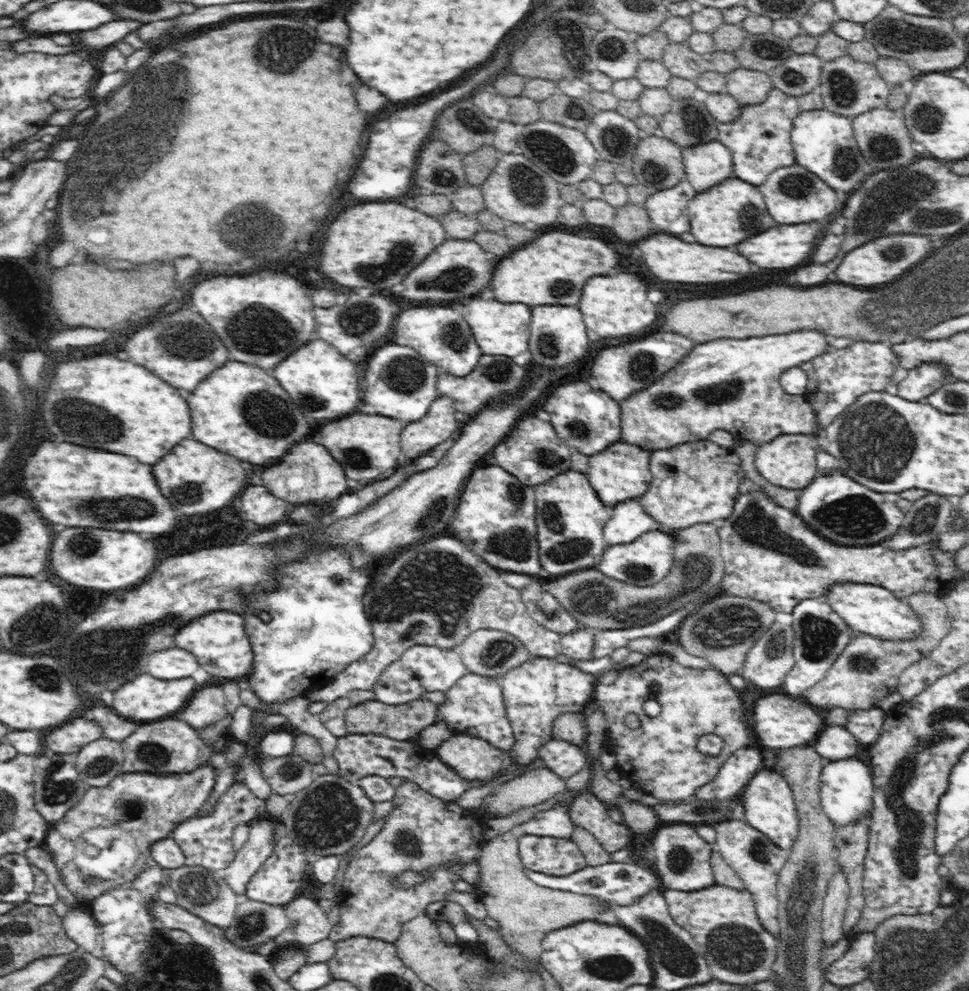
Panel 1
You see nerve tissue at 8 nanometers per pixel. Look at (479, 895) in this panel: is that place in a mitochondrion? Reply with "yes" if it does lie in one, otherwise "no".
no

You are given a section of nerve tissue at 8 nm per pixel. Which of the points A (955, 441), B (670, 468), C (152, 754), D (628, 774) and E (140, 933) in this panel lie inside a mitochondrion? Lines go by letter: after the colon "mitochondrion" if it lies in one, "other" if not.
A: other
B: mitochondrion
C: mitochondrion
D: other
E: other

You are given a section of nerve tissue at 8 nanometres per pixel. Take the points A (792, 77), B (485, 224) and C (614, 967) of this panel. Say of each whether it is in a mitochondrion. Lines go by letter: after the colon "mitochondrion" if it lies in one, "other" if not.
A: mitochondrion
B: other
C: mitochondrion

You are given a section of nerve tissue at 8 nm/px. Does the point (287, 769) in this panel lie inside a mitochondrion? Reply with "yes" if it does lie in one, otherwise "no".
yes

